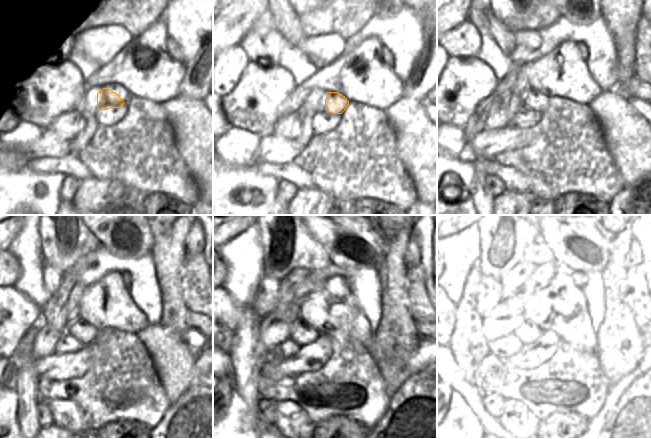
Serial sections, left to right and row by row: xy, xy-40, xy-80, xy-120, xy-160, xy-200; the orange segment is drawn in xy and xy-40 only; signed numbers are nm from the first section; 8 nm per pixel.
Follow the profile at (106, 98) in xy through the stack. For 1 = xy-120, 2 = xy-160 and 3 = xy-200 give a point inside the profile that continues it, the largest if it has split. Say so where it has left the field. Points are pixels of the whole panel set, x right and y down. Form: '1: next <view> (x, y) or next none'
1: next xy-120 (86, 334)
2: next xy-160 (302, 333)
3: next xy-200 (526, 333)

